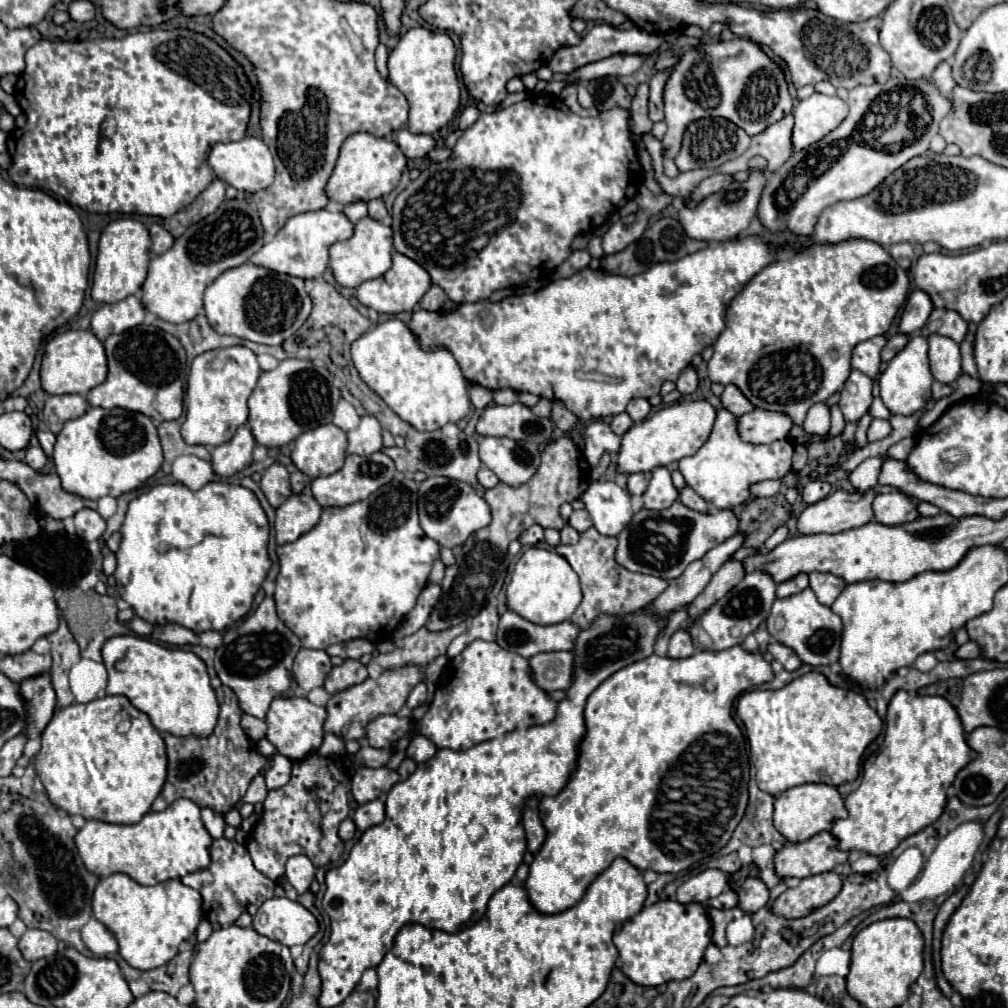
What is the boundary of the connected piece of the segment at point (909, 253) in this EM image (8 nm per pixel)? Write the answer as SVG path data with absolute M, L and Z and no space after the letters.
M900 242L900 244L892 244L888 246L888 252L892 254L892 258L898 262L898 266L902 266L904 270L910 268L912 260L914 260L914 248L910 242Z

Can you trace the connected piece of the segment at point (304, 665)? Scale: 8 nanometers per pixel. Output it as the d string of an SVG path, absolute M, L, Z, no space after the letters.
M302 648L294 660L294 678L304 692L320 688L324 684L326 674L332 670L330 656L324 650Z

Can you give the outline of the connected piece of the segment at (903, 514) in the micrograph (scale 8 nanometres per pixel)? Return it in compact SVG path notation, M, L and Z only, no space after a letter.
M900 492L878 494L872 502L872 510L874 510L874 520L884 526L898 526L918 518L916 504L912 504L908 496Z

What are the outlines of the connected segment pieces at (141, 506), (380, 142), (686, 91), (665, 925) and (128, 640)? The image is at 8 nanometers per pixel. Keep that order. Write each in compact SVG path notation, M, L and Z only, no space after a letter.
M210 482L206 484L204 488L192 492L188 490L186 486L182 484L160 484L160 486L154 486L152 490L136 496L130 506L128 506L128 512L126 512L126 520L120 528L122 532L122 544L120 544L120 550L116 552L116 558L118 558L118 568L114 572L114 578L116 578L116 588L118 588L118 594L134 608L134 612L150 622L150 624L164 624L164 622L176 622L184 628L190 628L192 632L196 634L202 634L202 632L208 632L208 630L224 630L226 626L238 622L240 618L244 618L250 608L252 608L252 600L256 596L256 592L260 590L268 570L270 570L270 558L268 558L268 534L270 534L270 526L268 526L268 518L258 502L258 498L254 496L252 490L244 488L244 486L236 486L236 484L226 484L226 482Z
M352 134L344 140L340 148L340 158L336 162L334 174L328 180L326 194L330 200L336 200L340 204L350 204L358 200L368 202L374 198L382 198L398 186L406 166L408 158L392 138L376 138L372 134Z
M746 38L700 44L680 58L664 90L664 112L668 124L662 138L664 158L676 158L684 130L698 118L720 116L740 126L746 134L756 136L790 114L790 110L792 98L784 72L760 50L758 44Z
M658 900L642 908L636 916L624 922L614 934L614 944L620 952L622 972L640 986L660 986L670 980L684 980L694 974L710 944L712 924L708 908L702 904L680 904L676 900Z
M114 636L104 644L102 660L108 670L106 694L126 696L134 708L138 708L152 720L156 730L168 732L174 736L190 736L190 734L208 736L214 730L216 718L218 718L216 694L210 686L206 664L194 652L180 650L180 648L166 648L142 636Z

